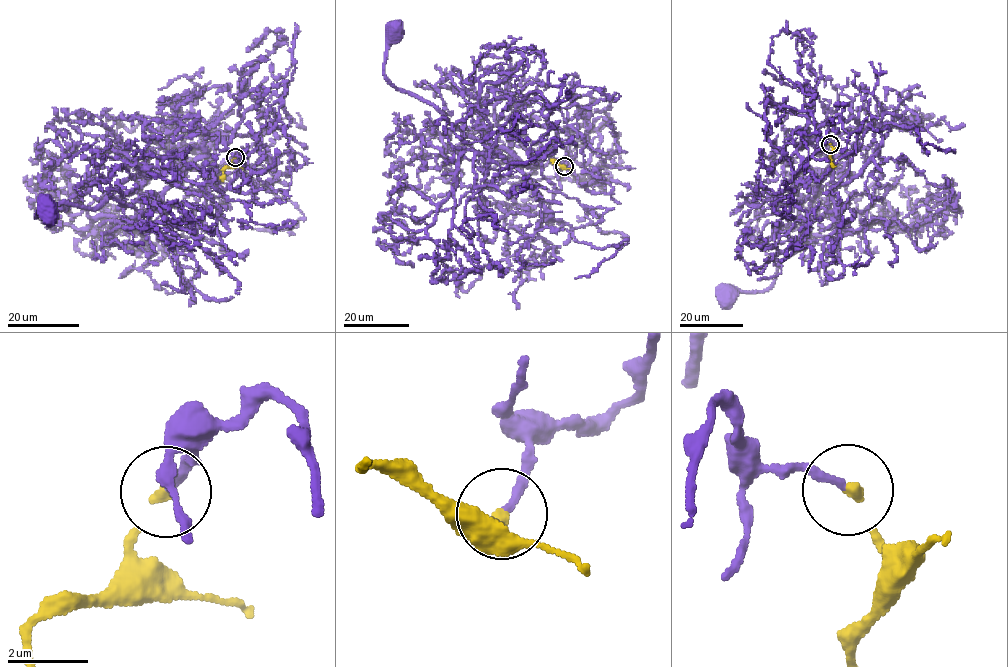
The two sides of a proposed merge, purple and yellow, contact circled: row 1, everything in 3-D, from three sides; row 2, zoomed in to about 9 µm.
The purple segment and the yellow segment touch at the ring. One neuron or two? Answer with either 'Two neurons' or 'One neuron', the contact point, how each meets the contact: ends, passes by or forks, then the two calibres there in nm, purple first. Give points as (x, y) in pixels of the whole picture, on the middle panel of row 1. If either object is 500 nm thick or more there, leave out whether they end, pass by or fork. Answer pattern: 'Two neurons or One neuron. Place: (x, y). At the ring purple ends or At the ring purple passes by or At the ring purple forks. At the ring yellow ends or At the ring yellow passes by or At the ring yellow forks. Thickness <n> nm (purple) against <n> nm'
One neuron. Place: (564, 166). At the ring purple ends. At the ring yellow ends. Thickness 180 nm (purple) against 240 nm

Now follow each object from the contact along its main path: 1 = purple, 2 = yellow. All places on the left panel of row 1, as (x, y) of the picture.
1: (235, 157), (212, 138), (192, 164), (132, 176), (93, 208), (35, 216), (51, 208)
2: (235, 157), (223, 169), (221, 180)

